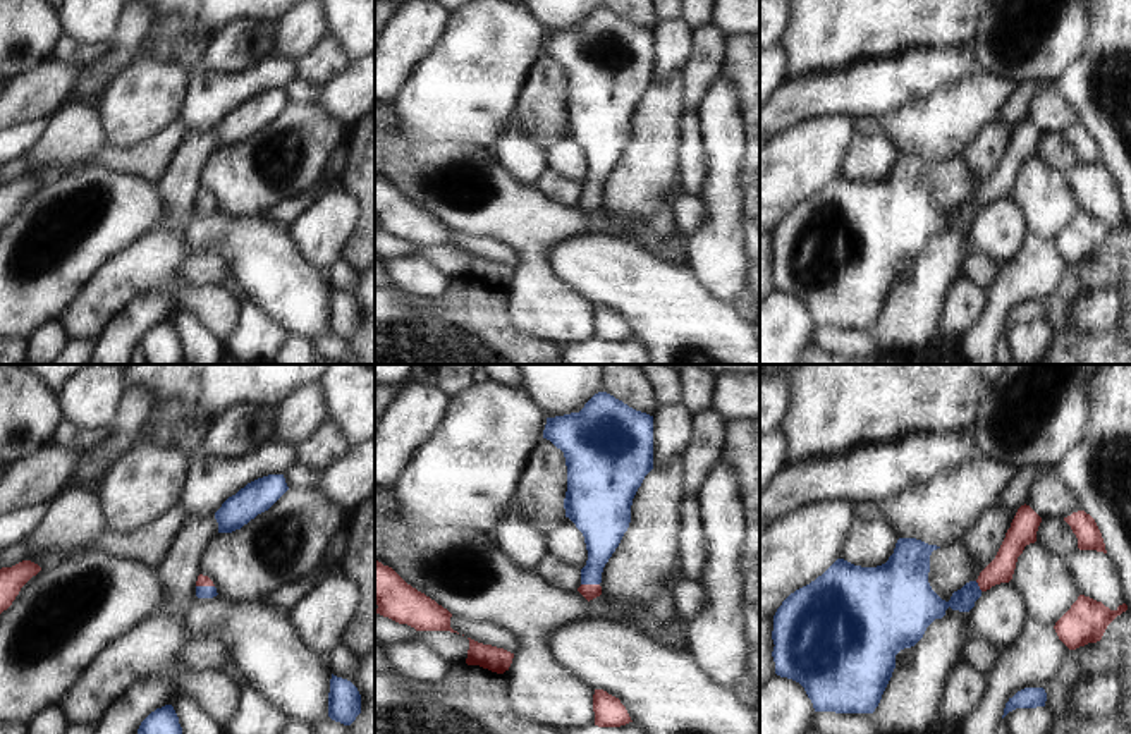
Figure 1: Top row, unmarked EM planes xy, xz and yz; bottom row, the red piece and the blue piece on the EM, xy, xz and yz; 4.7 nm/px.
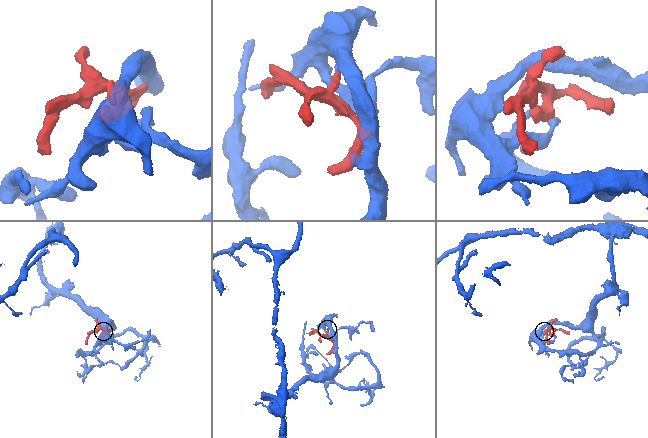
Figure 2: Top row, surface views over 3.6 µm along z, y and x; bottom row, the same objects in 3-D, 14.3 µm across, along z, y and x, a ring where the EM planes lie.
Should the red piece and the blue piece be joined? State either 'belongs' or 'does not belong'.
belongs

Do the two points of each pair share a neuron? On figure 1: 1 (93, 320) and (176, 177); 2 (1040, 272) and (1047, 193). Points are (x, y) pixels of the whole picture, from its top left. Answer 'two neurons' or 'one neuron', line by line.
1: one neuron
2: two neurons

